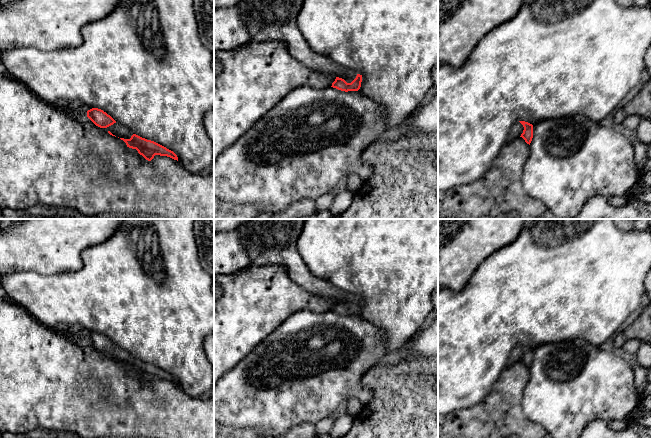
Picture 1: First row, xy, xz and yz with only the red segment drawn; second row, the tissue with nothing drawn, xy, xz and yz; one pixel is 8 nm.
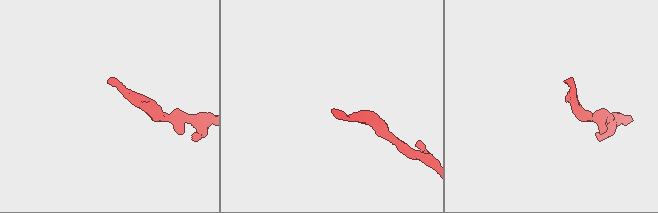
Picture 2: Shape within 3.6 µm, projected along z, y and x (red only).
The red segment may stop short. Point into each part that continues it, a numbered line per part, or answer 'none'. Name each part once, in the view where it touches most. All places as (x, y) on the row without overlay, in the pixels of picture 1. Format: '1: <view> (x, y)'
1: xz (268, 242)

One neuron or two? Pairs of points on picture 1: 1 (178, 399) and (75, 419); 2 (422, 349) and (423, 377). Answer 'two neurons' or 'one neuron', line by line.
1: one neuron
2: two neurons

